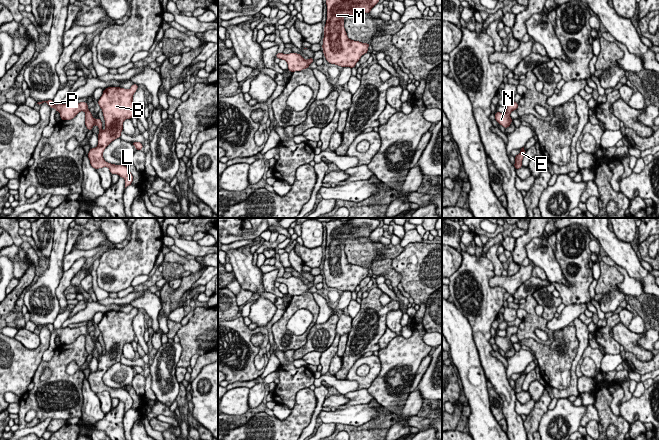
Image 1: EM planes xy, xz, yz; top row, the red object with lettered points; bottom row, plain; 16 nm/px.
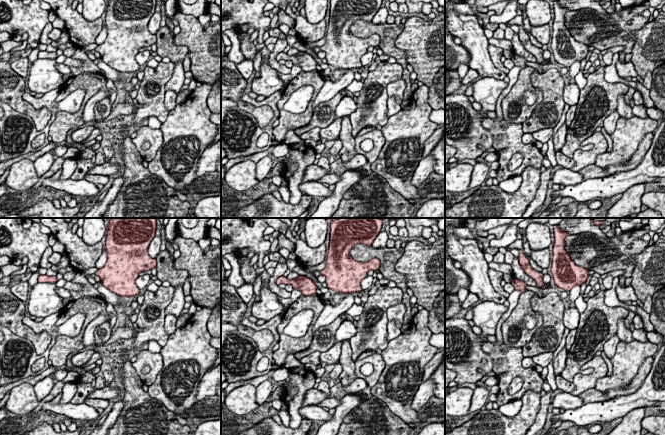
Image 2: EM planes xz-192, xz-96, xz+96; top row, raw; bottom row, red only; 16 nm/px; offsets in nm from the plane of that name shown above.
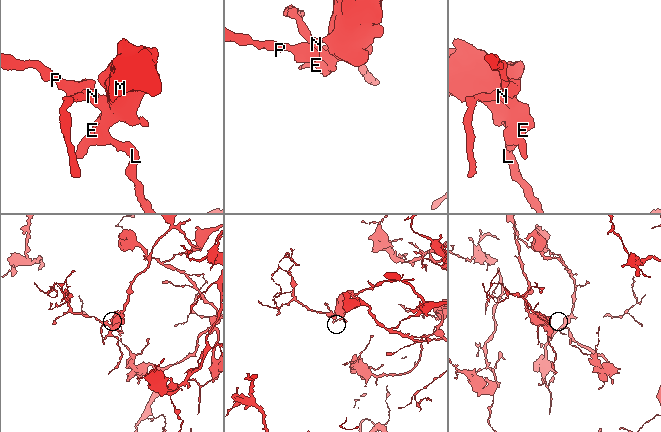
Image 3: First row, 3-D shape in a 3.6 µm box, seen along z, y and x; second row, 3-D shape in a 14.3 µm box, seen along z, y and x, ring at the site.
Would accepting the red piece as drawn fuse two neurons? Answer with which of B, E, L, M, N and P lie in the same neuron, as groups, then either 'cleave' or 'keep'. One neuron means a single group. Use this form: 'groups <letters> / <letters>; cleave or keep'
groups B E L M N P; keep

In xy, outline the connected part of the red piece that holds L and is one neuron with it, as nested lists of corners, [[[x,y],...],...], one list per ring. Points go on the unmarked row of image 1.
[[[133,308],[130,313],[126,314],[120,311],[108,311],[103,315],[102,320],[98,324],[98,328],[102,333],[105,354],[102,354],[102,346],[99,342],[94,343],[91,336],[88,334],[86,326],[77,328],[58,328],[55,329],[53,324],[38,326],[42,328],[46,326],[50,332],[55,332],[56,336],[60,337],[61,344],[71,344],[79,336],[84,335],[85,349],[88,354],[92,354],[94,349],[99,352],[98,369],[96,372],[89,374],[88,382],[93,392],[99,393],[108,391],[111,398],[118,398],[125,404],[125,412],[132,408],[133,400],[126,390],[121,388],[115,389],[108,387],[103,382],[103,375],[115,363],[121,361],[123,354],[123,346],[126,343],[134,341],[135,333],[133,329],[133,318],[138,312],[137,308]]]

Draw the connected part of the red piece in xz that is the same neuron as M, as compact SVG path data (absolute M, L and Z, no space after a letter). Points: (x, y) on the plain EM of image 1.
M338 218L326 223L327 244L322 272L329 287L353 292L361 280L368 276L370 268L348 262L344 252L344 241L370 237L379 224L380 220L372 218L351 218L347 222Z

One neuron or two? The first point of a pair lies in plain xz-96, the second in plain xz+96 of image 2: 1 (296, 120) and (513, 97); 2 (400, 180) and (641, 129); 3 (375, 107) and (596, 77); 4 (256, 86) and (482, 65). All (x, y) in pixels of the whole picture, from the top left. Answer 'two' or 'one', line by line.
1: one
2: one
3: one
4: two

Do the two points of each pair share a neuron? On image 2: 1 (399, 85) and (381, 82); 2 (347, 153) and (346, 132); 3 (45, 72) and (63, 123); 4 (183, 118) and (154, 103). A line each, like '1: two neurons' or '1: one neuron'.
1: two neurons
2: one neuron
3: two neurons
4: two neurons

